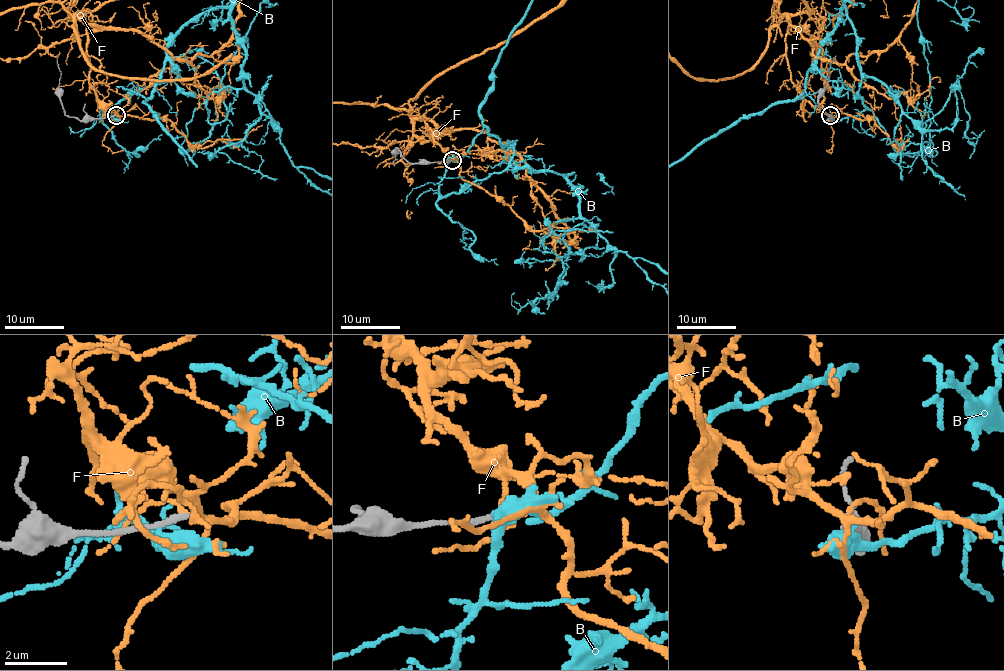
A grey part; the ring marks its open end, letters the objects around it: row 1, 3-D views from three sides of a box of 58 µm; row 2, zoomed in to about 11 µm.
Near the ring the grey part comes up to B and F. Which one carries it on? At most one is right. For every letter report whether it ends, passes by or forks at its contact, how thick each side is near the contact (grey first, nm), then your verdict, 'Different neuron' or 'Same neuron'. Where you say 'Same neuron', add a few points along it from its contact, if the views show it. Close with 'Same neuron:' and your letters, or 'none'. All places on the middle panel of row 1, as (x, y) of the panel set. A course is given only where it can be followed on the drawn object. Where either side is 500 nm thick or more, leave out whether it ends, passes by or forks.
B: It passes by. Thickness 240 nm (grey) against 400 nm. Different neuron
F: It forks there. Thickness 190 nm (grey) against 160 nm. Different neuron
Same neuron: none

